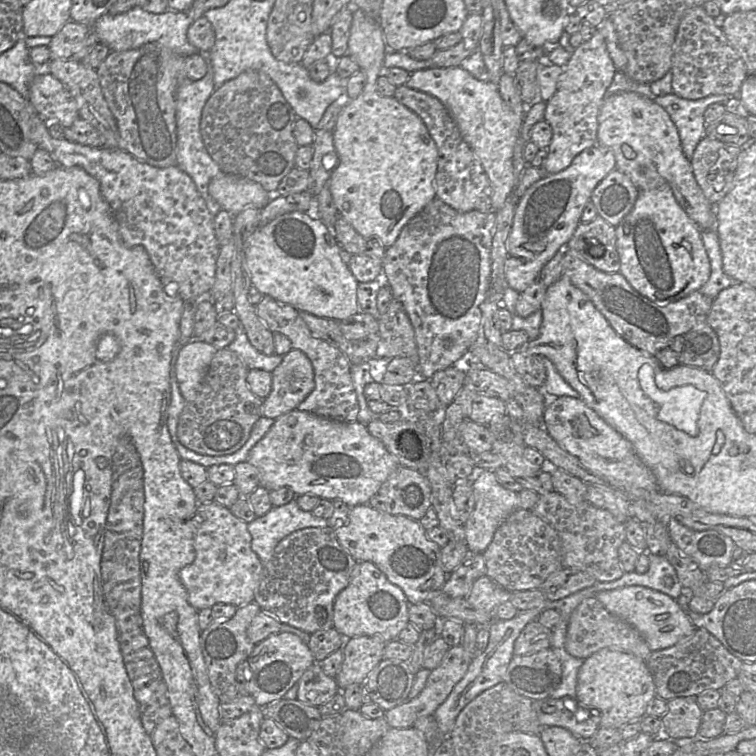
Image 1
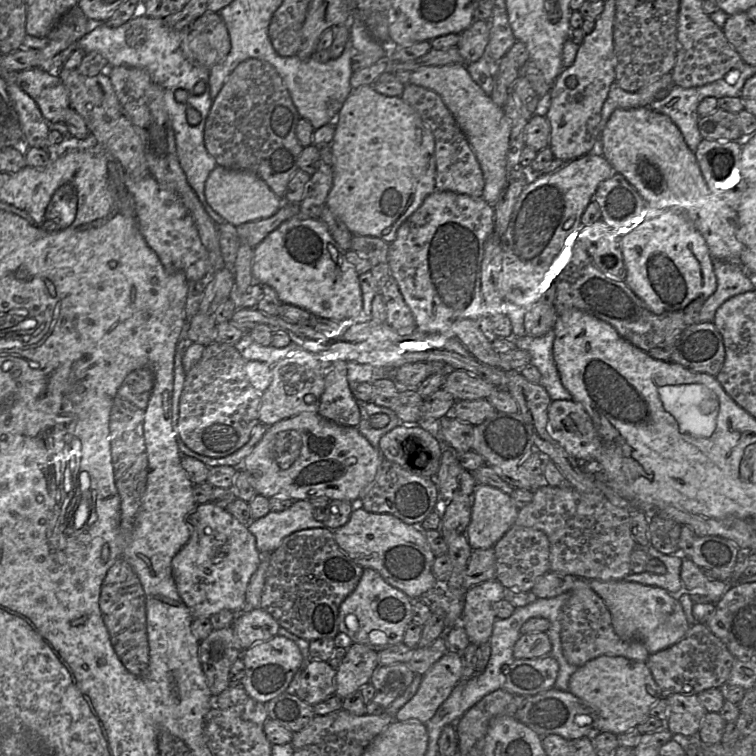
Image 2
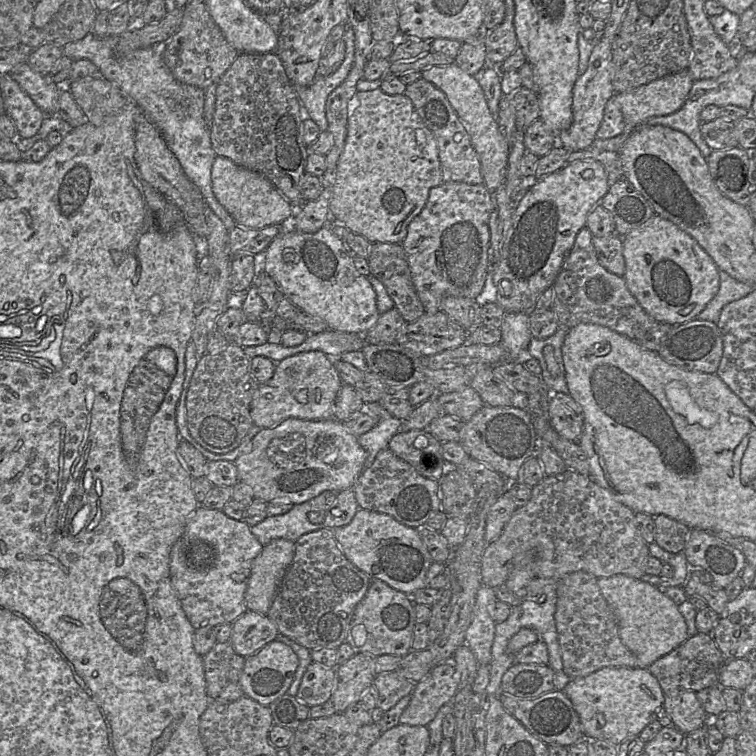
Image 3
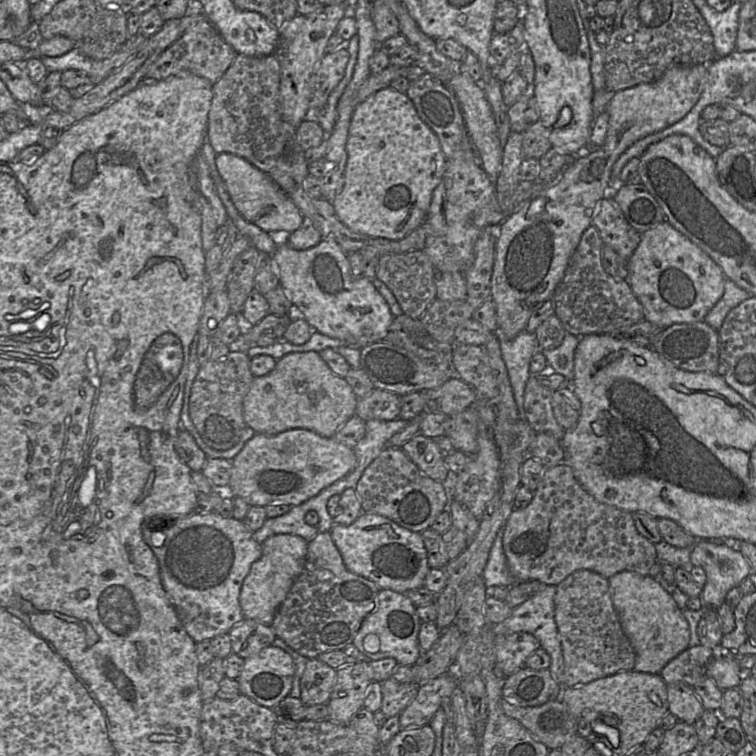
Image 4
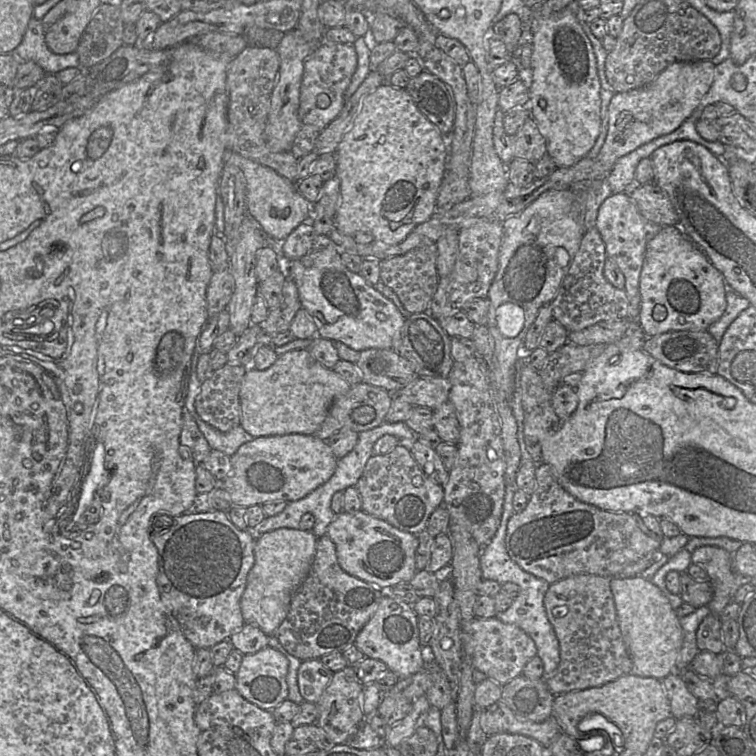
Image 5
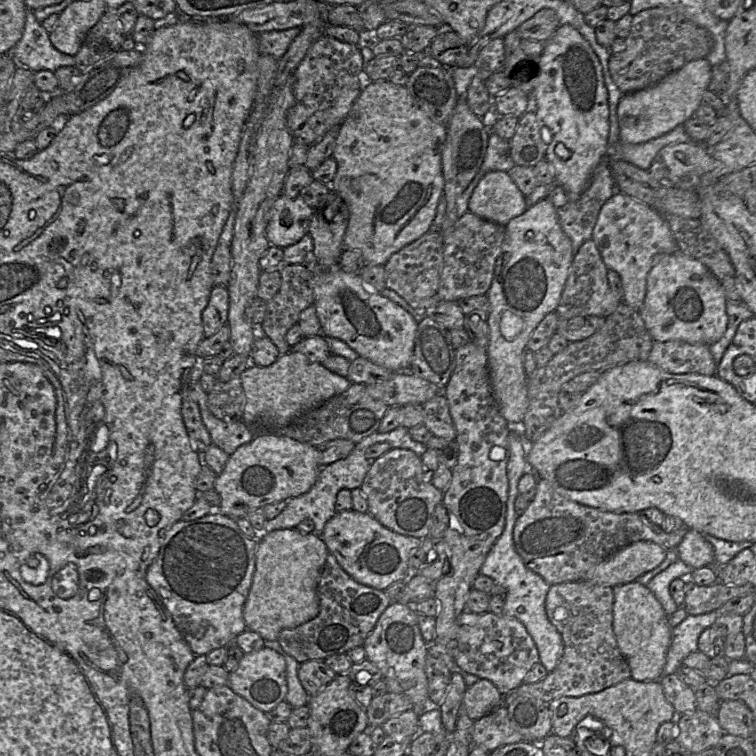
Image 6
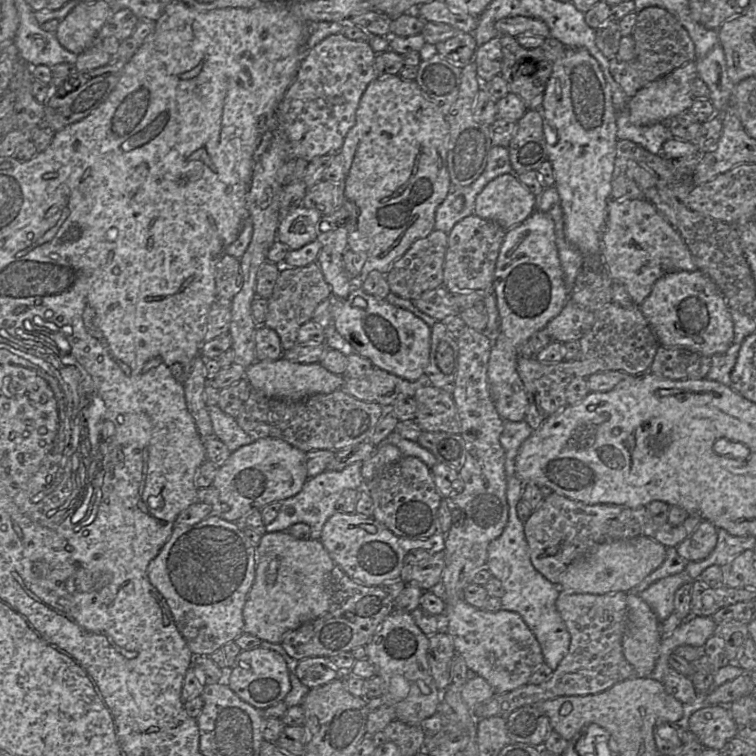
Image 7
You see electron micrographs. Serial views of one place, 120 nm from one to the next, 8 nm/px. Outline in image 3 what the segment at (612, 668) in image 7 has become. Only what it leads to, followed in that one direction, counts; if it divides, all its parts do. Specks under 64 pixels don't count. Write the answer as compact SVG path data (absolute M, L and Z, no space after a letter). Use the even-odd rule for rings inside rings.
M576 571L556 580L555 623L566 675L574 679L605 667L638 668L637 658L621 642L617 619L599 589L598 578Z

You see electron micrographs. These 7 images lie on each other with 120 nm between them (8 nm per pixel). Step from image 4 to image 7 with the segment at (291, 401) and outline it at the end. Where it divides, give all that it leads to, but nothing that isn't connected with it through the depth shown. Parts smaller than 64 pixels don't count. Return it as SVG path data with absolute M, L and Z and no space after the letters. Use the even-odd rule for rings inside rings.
M280 357L276 360L255 361L245 370L245 378L254 389L279 399L300 401L314 394L328 394L341 389L344 375L338 376L326 370L320 363L302 364Z

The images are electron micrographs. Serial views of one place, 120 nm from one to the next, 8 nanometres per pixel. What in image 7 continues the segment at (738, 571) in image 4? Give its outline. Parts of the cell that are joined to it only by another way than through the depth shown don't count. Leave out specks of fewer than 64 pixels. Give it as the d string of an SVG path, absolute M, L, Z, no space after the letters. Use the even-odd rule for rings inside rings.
M703 520L694 532L676 546L678 554L689 561L707 558L717 543L718 528L710 521Z

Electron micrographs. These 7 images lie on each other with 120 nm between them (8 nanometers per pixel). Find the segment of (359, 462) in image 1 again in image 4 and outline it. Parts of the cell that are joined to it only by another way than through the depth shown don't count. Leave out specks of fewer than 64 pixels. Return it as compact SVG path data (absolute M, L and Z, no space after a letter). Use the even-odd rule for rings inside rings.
M294 428L275 435L255 434L231 460L232 473L228 485L231 496L243 498L250 506L282 503L299 505L316 496L356 467L356 455L333 437Z

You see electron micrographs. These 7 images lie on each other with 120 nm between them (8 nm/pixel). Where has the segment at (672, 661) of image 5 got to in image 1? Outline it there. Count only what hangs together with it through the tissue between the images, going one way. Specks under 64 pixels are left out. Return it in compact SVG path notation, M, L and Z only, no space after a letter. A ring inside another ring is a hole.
M632 585L615 590L605 590L598 592L594 597L609 613L635 627L651 651L672 647L682 639L689 637L696 629L677 600L644 586Z

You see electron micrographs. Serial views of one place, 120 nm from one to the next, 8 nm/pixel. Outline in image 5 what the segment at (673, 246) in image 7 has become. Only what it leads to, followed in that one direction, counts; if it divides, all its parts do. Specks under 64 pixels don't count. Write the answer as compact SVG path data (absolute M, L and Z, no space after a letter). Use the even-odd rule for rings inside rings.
M612 193L599 207L595 228L605 245L607 258L614 261L624 275L624 291L629 301L629 318L637 320L641 305L639 279L646 247L648 242L660 231L661 226L647 220L628 194Z

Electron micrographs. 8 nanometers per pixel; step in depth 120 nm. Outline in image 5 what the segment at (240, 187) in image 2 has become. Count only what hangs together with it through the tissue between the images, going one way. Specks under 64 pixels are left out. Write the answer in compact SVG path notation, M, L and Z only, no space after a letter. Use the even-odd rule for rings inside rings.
M226 150L223 159L224 164L234 165L243 172L246 180L247 215L260 225L267 237L284 241L301 223L309 221L311 204L299 192L297 184L236 152Z

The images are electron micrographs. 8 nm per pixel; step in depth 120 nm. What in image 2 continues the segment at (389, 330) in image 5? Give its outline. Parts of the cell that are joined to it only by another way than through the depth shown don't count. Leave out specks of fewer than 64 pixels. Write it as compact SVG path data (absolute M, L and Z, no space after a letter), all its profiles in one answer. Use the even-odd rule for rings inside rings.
M297 216L281 223L253 248L252 274L255 282L272 287L283 304L305 309L319 319L358 323L367 321L364 319L359 275L321 219Z

